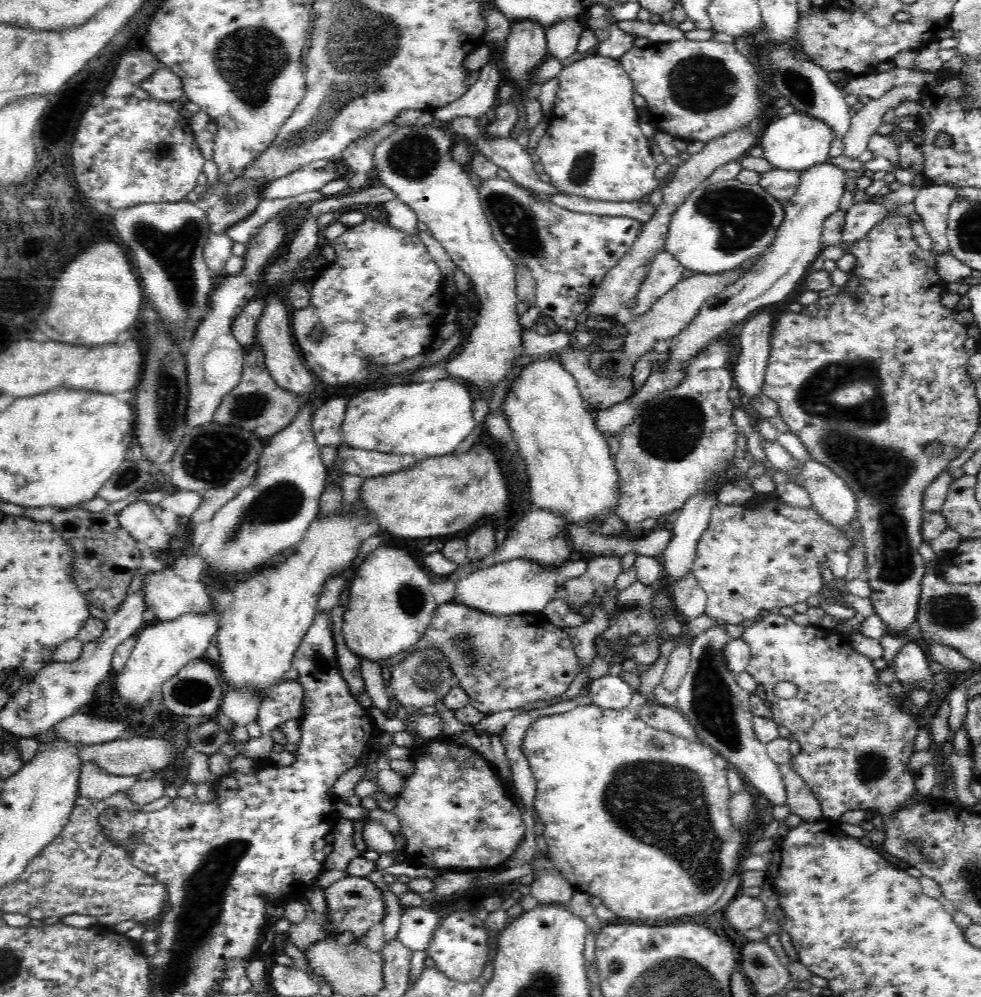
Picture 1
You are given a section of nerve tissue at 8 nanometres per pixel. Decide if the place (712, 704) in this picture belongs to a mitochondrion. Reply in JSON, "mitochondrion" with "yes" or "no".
{"mitochondrion":"yes"}

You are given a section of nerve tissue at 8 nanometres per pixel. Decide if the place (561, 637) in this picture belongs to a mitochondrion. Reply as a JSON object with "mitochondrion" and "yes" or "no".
{"mitochondrion":"no"}

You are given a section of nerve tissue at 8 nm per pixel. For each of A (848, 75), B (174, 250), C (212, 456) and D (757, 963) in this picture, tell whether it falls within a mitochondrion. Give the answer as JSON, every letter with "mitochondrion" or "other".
{"A":"other","B":"mitochondrion","C":"mitochondrion","D":"mitochondrion"}

